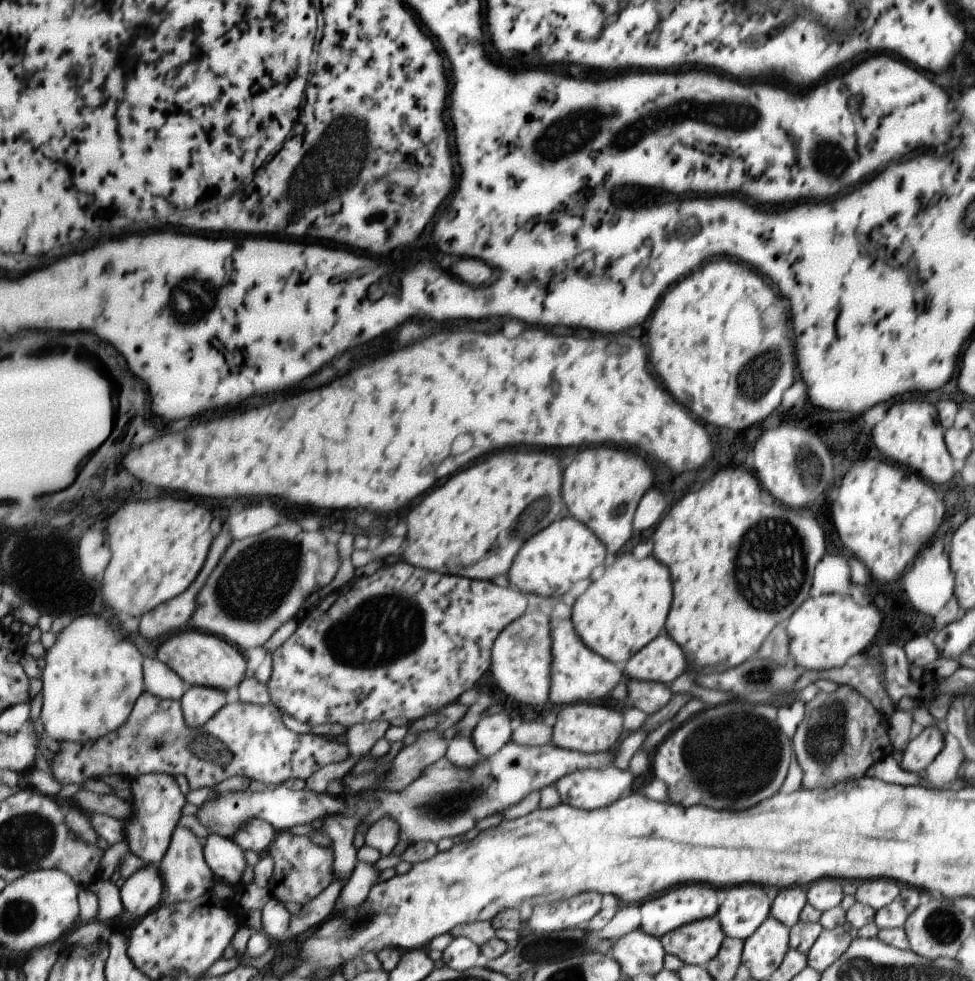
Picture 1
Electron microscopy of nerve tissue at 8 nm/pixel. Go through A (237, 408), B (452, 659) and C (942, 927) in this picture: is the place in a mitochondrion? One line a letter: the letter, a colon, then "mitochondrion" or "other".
A: other
B: other
C: mitochondrion

